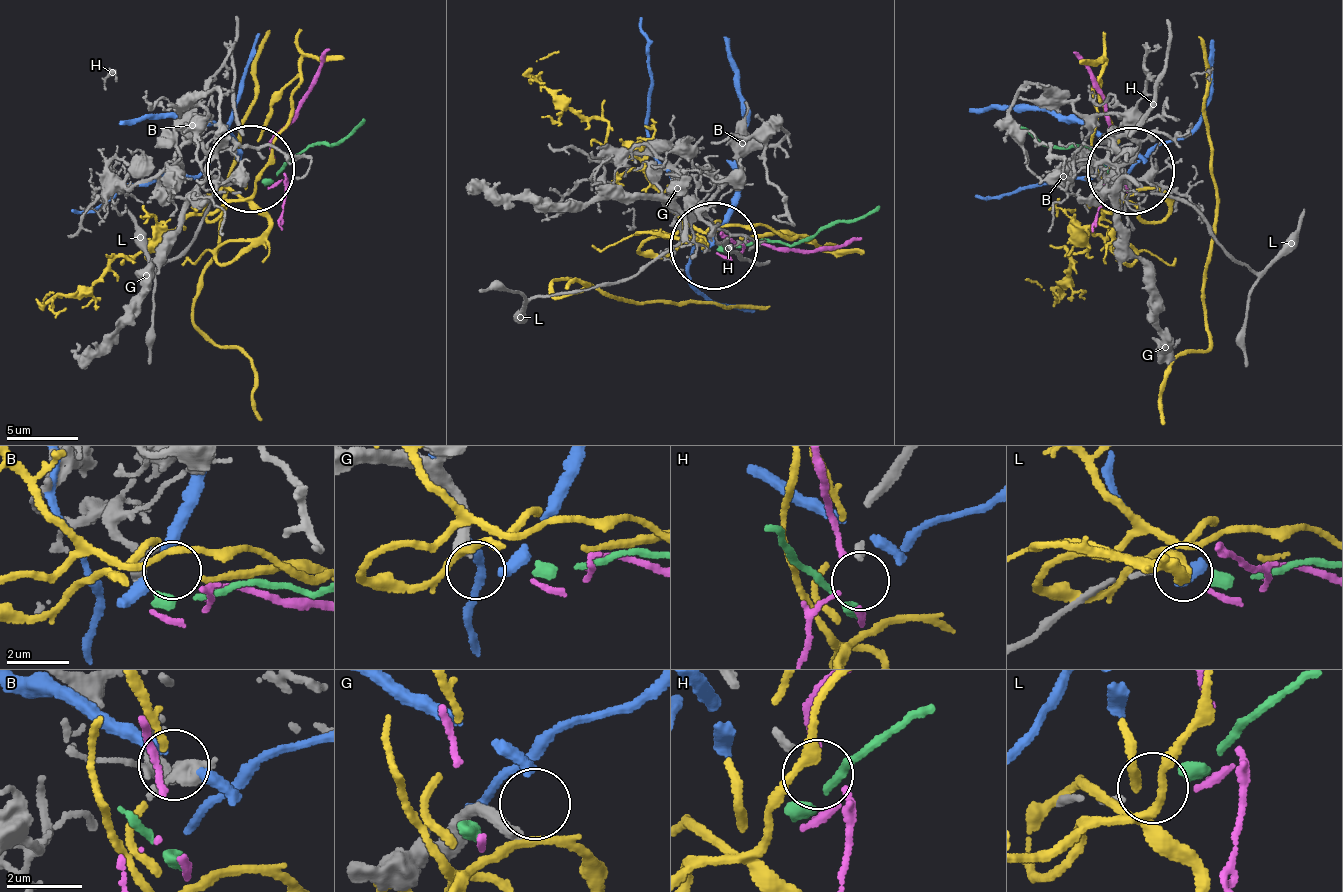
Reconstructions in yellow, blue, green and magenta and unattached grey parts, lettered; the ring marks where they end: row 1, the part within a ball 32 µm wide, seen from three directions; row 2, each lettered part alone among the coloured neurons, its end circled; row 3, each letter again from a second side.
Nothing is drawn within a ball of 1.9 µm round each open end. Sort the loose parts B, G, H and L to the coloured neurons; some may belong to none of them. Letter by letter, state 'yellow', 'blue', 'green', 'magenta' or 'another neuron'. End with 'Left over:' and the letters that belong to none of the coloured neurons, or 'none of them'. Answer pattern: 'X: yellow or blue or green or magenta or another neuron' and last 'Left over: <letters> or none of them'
B: yellow
G: blue
H: another neuron
L: green
Left over: H

